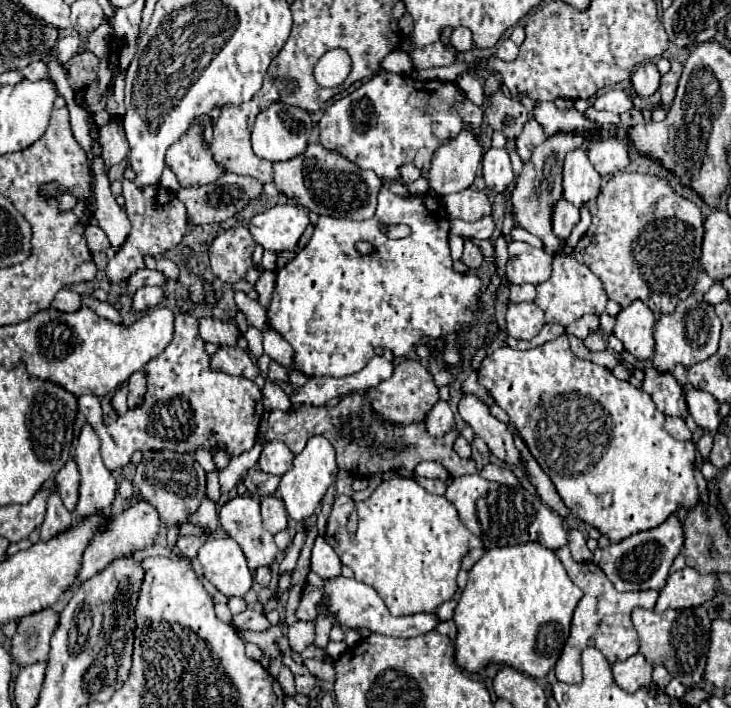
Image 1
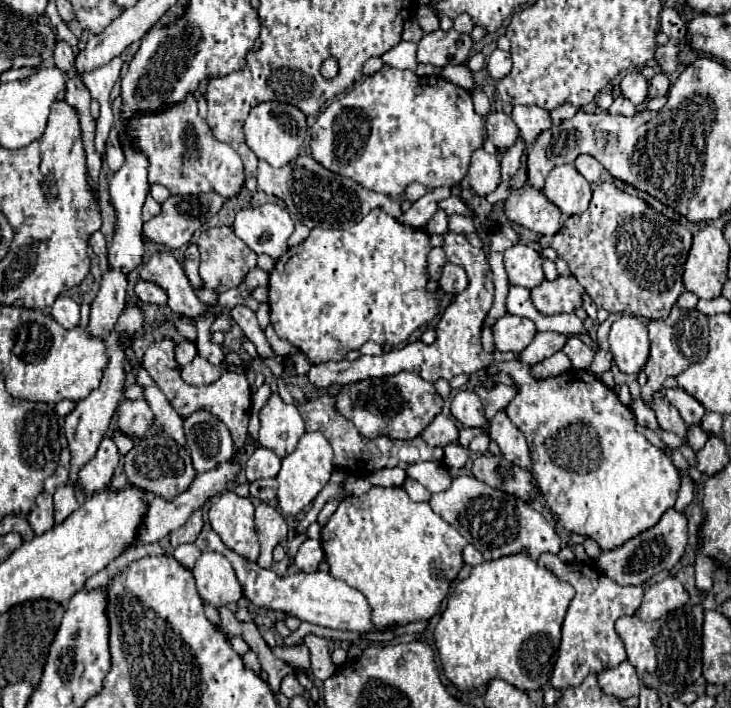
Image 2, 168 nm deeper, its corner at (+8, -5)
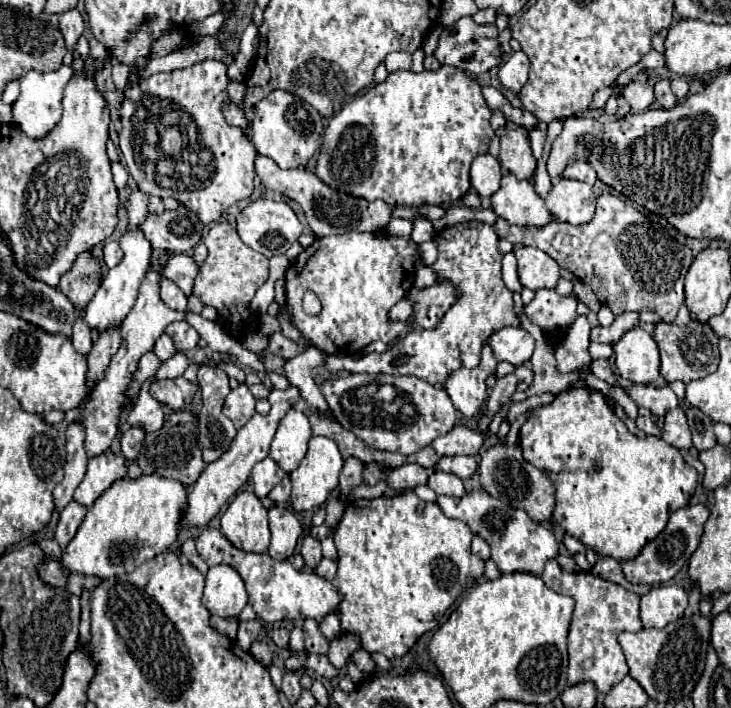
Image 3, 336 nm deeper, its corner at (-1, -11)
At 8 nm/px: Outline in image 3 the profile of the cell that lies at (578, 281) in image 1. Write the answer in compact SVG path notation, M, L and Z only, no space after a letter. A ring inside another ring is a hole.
M540 289L524 311L542 331L554 333L572 325L576 317L576 301L574 297L560 297L554 289Z

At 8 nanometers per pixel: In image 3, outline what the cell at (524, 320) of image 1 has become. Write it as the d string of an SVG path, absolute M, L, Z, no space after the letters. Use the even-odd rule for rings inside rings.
M504 327L490 335L490 347L498 361L520 365L532 357L534 339L522 327Z

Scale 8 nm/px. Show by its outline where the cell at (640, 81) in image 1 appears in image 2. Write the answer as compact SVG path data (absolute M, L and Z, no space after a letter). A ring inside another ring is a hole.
M639 71L627 73L621 81L621 91L633 105L641 105L647 99L647 79Z

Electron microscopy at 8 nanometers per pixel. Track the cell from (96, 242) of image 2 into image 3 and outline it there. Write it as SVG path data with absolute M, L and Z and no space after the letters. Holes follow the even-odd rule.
M106 241L104 243L104 261L108 267L116 267L122 261L124 253L116 241Z

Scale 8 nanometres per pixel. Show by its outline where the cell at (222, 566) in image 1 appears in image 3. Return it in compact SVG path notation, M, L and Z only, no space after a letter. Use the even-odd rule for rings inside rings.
M216 565L208 569L206 587L202 597L204 607L218 617L236 617L248 603L244 581L238 571L228 565Z

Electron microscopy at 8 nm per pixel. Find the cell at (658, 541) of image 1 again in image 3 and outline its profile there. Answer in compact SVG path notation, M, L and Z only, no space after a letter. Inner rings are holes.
M702 503L688 505L688 507L674 511L670 515L670 521L664 527L664 531L654 541L650 541L636 559L622 563L622 571L624 571L626 579L630 583L646 583L646 585L660 585L660 583L670 581L688 563L688 559L696 551L708 517L710 517L710 509Z

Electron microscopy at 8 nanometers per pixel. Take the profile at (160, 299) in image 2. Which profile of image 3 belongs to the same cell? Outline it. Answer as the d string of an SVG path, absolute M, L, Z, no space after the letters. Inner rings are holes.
M162 279L162 283L160 283L160 297L162 297L162 301L170 307L170 309L174 309L174 311L186 311L186 295L184 295L184 291L180 291L180 287L174 283L174 281L170 281L170 279Z

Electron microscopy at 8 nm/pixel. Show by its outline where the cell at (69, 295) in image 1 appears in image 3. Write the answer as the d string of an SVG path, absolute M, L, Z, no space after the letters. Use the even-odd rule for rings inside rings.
M78 319L74 325L74 333L72 333L72 345L78 353L88 355L88 351L92 349L92 339L90 339L90 327L84 323L84 319Z

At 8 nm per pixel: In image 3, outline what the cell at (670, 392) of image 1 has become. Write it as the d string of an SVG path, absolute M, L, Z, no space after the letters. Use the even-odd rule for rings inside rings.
M676 407L676 411L670 411L664 417L664 427L662 427L662 439L676 447L676 449L690 449L692 447L692 433L688 429L686 423L686 415L680 407Z

